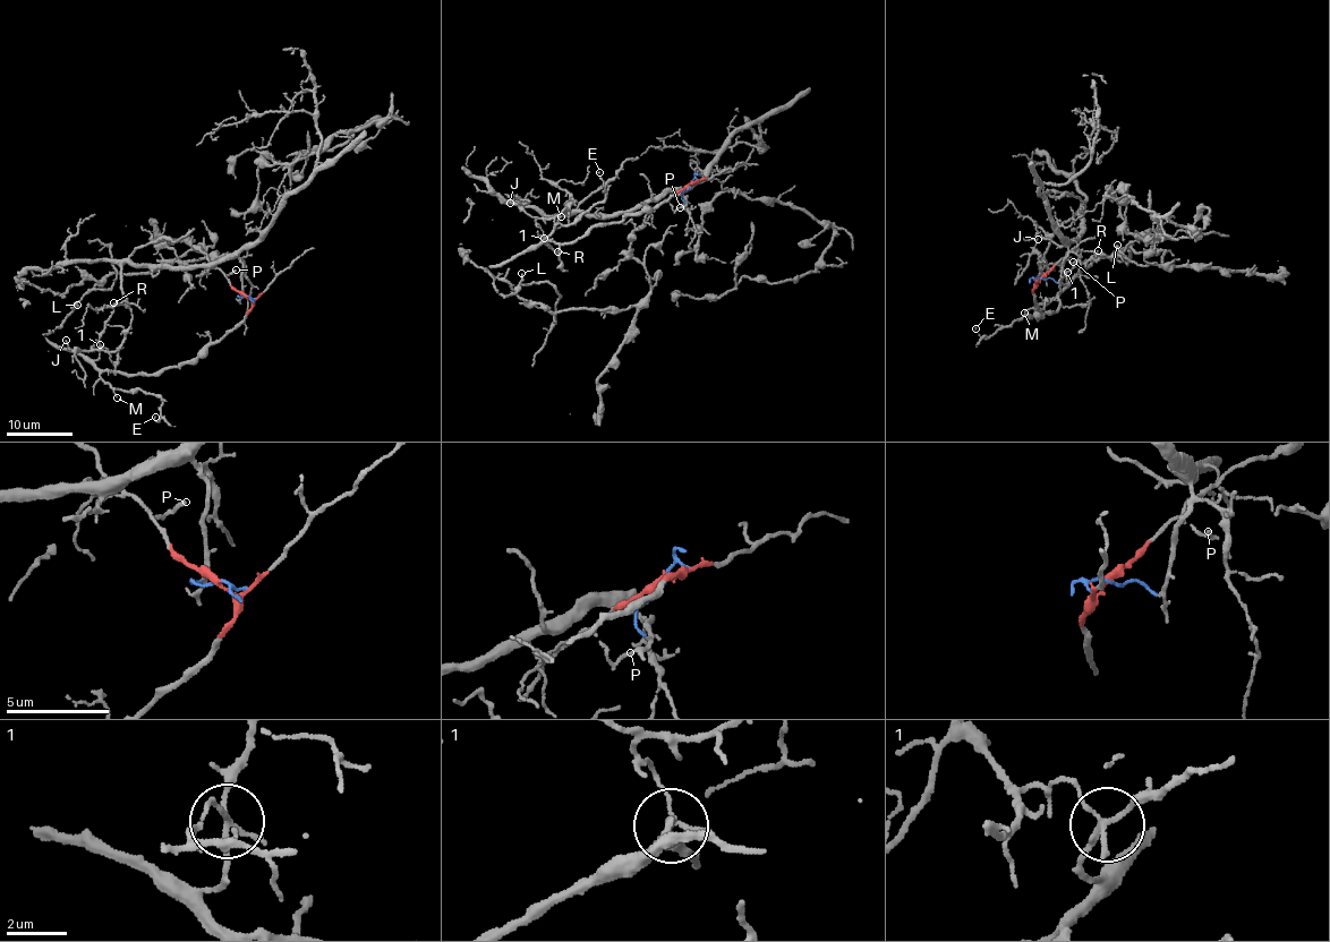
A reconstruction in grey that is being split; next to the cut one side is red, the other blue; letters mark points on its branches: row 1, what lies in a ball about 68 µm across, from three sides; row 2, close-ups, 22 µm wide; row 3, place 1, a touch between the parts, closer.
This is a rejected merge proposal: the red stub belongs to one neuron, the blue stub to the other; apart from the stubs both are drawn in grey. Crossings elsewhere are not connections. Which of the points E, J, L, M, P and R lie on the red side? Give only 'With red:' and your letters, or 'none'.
With red: E, L, M, P, R

